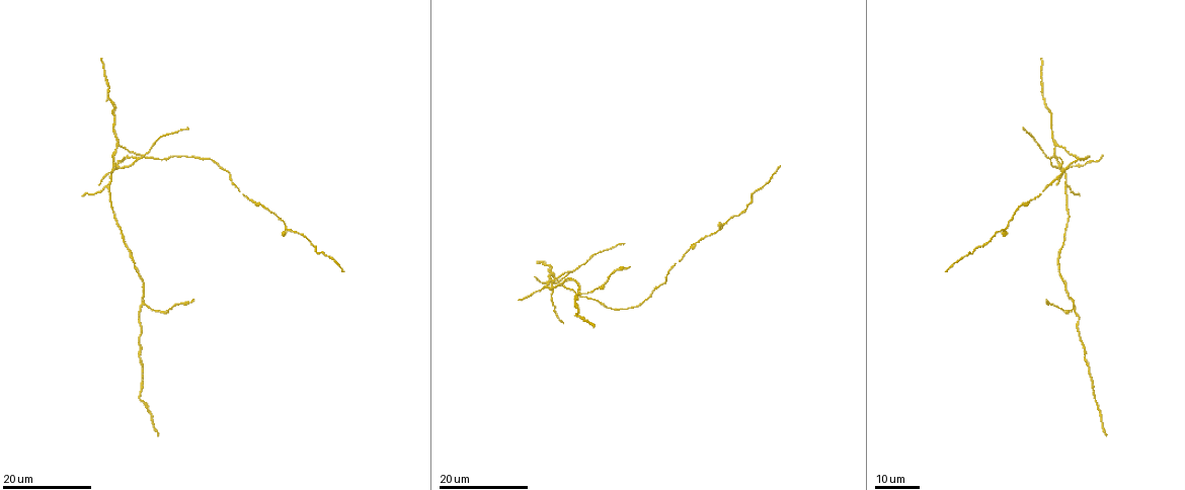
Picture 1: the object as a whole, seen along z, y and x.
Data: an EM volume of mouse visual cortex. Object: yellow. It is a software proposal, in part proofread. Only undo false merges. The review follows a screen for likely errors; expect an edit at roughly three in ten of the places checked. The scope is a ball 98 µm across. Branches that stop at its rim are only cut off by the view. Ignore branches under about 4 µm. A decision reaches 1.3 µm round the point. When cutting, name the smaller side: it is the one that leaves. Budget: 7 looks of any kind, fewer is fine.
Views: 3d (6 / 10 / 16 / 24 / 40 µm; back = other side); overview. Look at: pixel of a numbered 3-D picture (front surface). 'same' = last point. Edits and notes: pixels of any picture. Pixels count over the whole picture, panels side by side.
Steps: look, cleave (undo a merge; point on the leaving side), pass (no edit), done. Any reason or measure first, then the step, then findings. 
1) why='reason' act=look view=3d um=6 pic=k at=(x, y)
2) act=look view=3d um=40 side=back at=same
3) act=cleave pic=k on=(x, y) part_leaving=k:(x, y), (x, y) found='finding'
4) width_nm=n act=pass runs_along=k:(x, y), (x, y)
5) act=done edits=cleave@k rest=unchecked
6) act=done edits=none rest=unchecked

act=look view=3d um=24 pic=1 at=(115, 145)

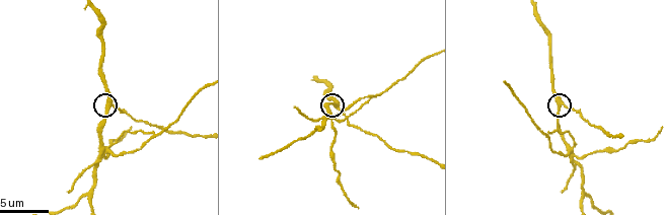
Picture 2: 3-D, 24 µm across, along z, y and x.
act=look view=3d um=6 pic=2 at=(558, 109)

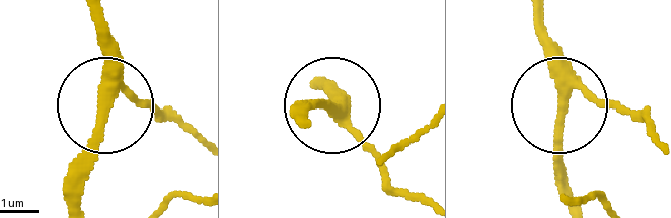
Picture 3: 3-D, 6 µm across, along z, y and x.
width_nm=300 act=pass runs_along=3:(608, 108), (563, 98), (543, 11) found='all the same cell'

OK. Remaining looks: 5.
why='thin arm on a thick one' act=look view=3d um=16 pic=1 at=(577, 293)

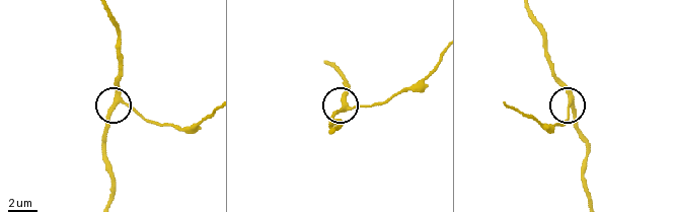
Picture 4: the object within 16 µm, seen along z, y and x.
act=look view=3d um=6 pic=4 at=(115, 103)

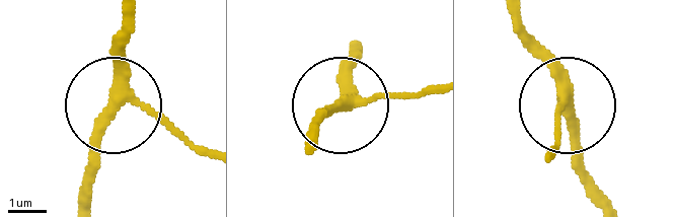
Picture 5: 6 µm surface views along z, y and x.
act=pass runs_along=5:(121, 10), (118, 103), (169, 120), (195, 142) found='continuous, no second cell'

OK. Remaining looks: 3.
act=look view=3d um=16 pic=1 at=(262, 203)

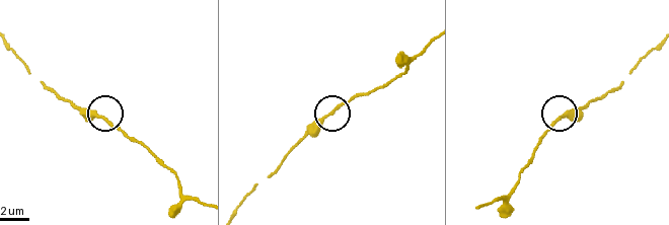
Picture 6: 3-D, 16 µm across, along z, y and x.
act=look view=3d um=10 pic=6 at=(97, 116)

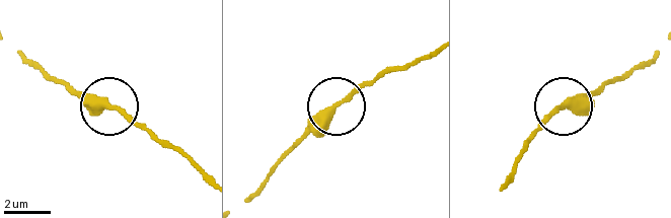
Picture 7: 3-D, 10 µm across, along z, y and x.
act=pass runs_along=7:(251, 196), (332, 108), (377, 76) found='one cell here'

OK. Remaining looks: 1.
act=done edits=none rest=unchecked

